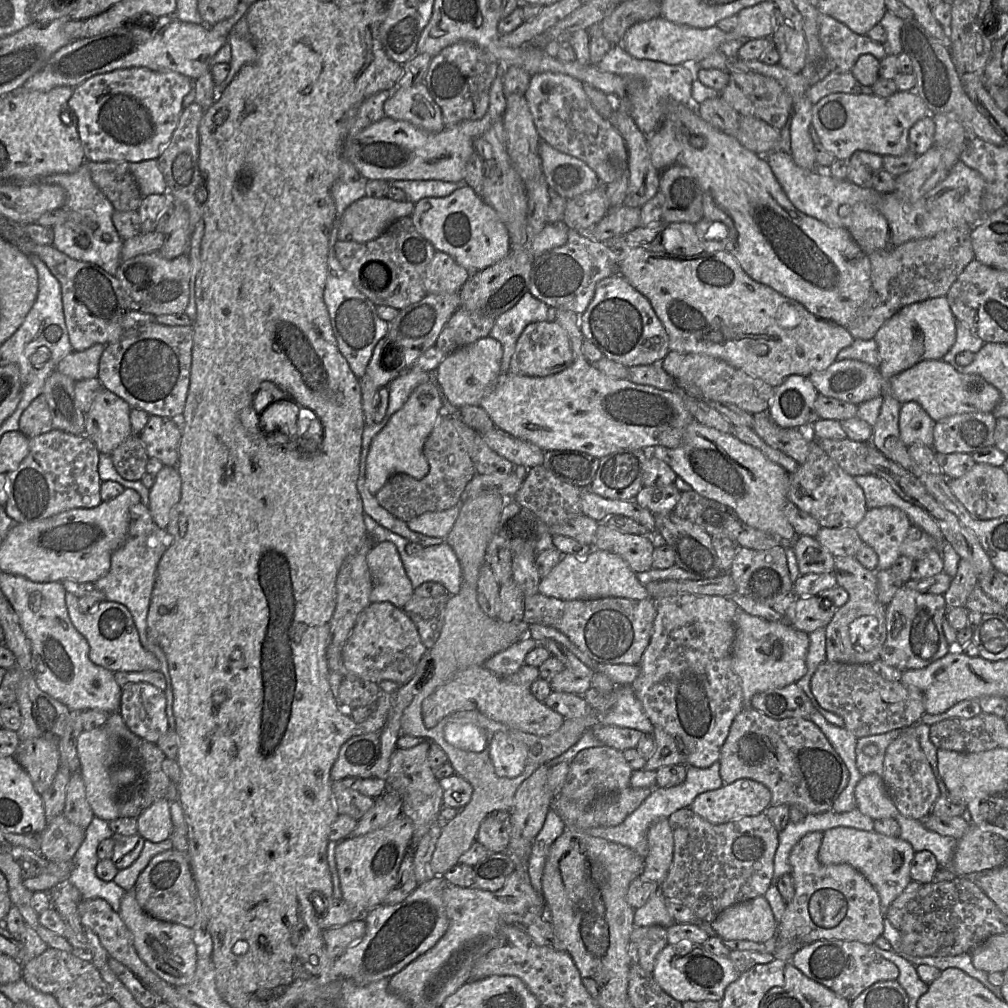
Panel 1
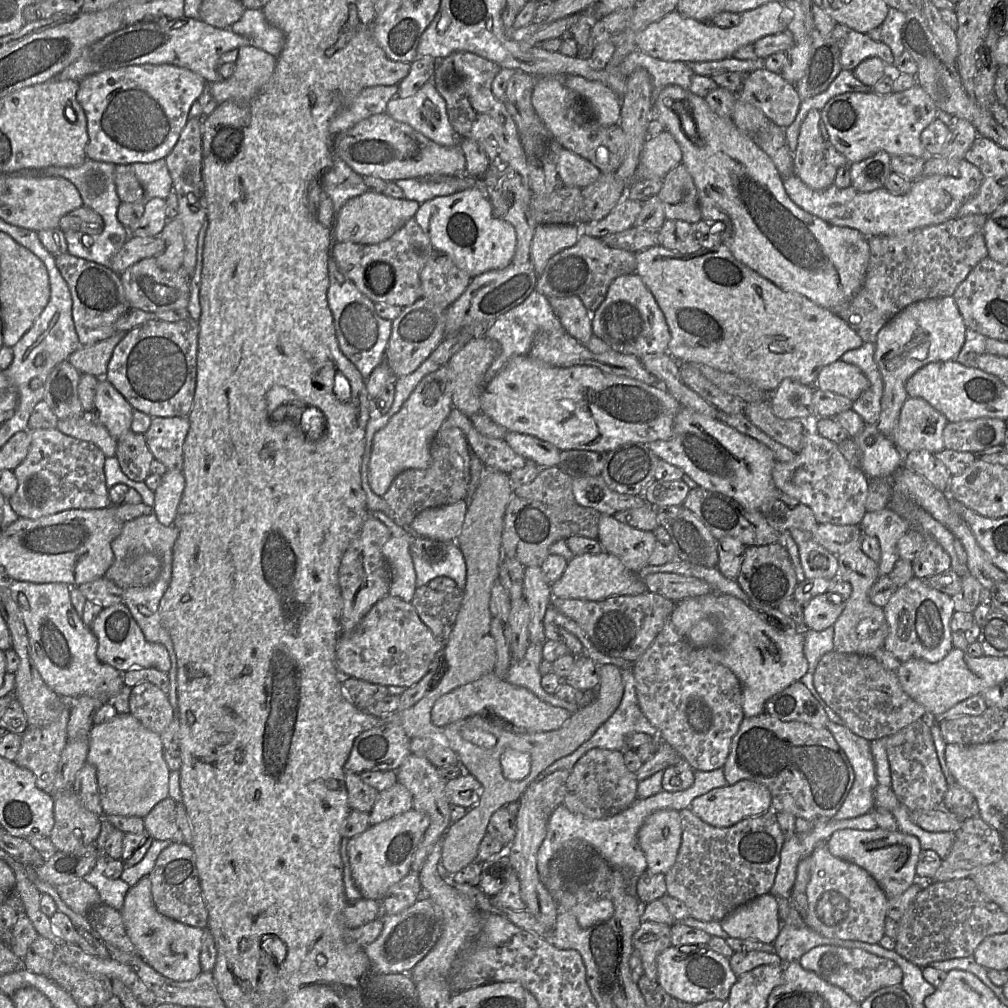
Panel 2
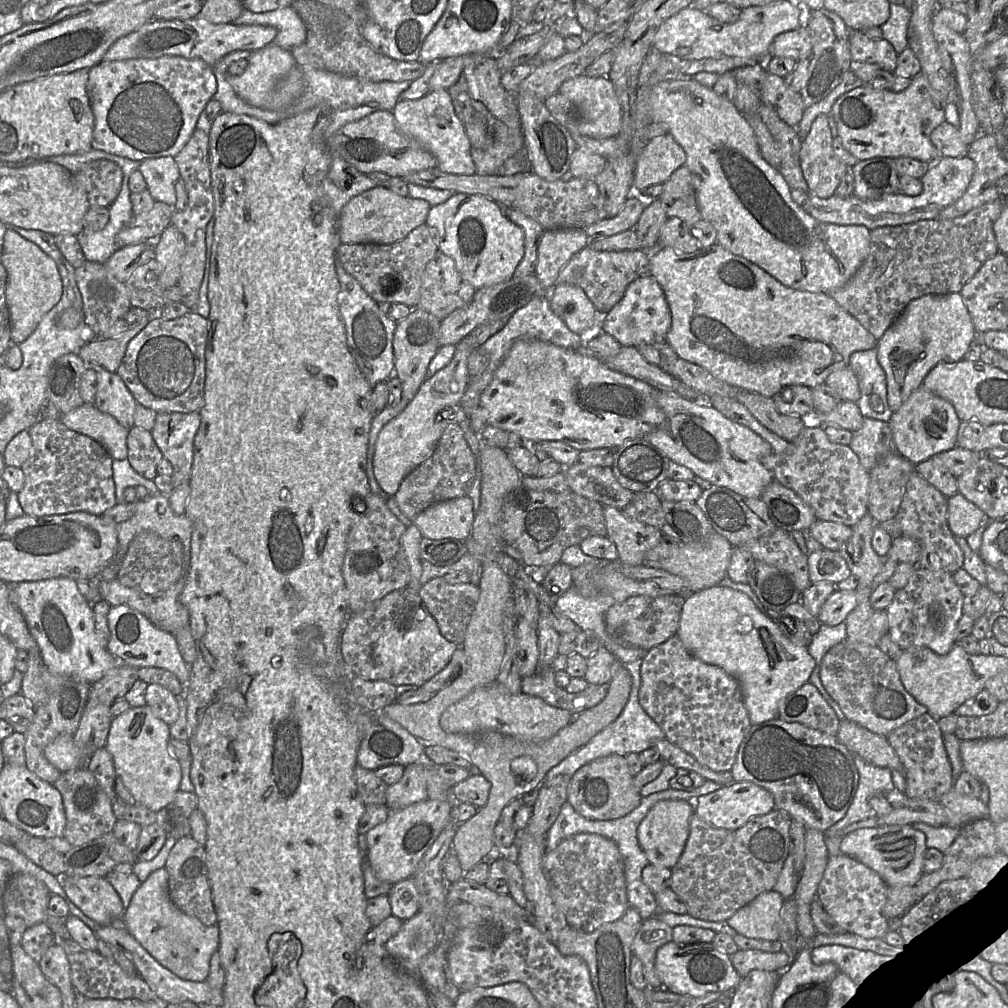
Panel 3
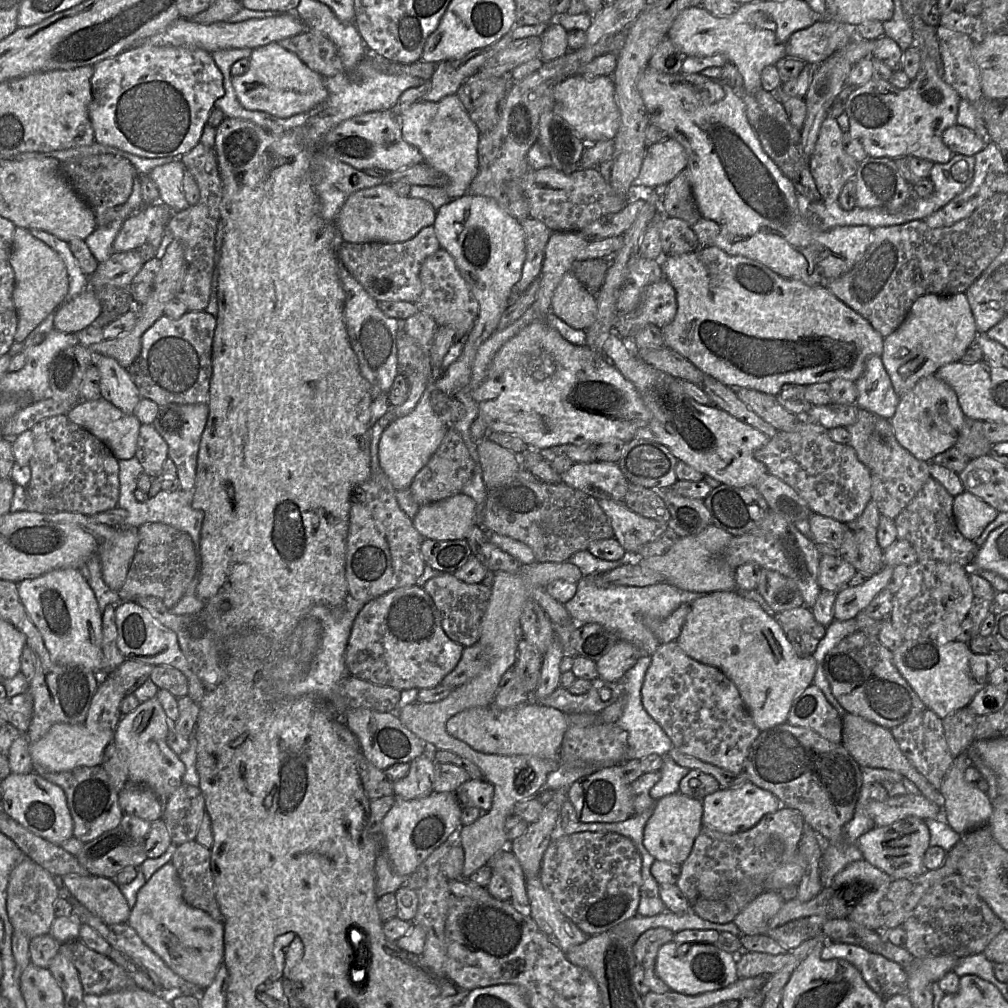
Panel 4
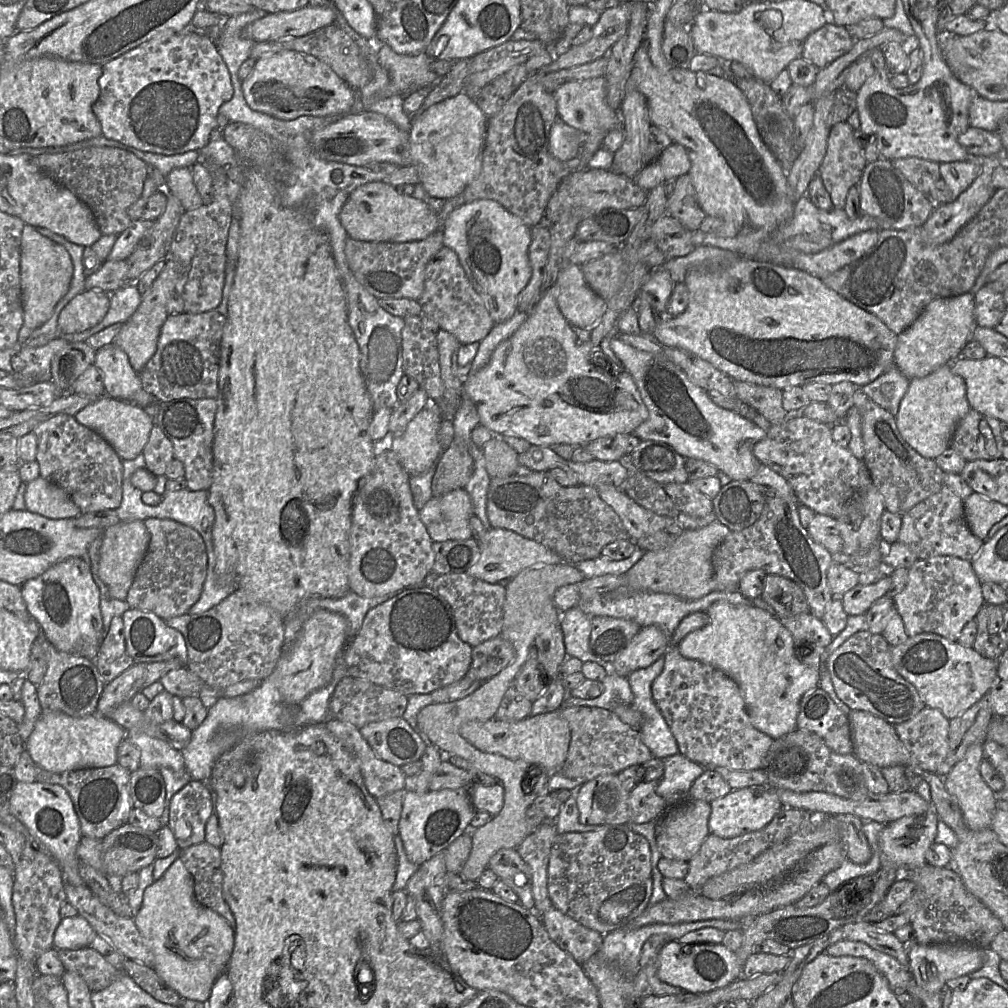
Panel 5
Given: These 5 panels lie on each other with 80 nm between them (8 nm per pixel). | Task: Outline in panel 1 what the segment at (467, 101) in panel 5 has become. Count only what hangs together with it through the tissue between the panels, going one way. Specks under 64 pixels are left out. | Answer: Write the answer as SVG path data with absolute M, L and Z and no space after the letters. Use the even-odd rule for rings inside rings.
M423 83L400 88L395 86L392 95L384 102L384 113L428 132L440 132L446 127L441 108Z

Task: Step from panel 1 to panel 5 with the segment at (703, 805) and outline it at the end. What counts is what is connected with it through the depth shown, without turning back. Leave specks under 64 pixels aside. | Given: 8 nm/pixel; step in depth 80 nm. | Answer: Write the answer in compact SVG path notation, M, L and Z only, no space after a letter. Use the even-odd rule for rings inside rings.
M765 787L732 790L724 797L710 802L710 805L709 833L726 839L762 829L784 808L777 795Z

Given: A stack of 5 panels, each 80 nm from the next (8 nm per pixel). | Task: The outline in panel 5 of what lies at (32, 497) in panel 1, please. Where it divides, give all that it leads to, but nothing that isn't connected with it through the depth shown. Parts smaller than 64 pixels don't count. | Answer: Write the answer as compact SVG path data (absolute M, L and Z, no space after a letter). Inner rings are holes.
M68 414L41 422L33 432L37 437L40 477L63 488L81 513L118 508L122 499L122 460L103 437Z

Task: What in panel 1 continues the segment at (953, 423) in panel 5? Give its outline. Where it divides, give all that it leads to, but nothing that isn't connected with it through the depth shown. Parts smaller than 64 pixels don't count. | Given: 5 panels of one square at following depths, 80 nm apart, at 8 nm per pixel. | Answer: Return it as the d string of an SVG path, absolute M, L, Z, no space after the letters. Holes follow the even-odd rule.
M915 401L901 404L899 433L901 441L908 447L912 444L933 445L933 429L936 424L928 413Z

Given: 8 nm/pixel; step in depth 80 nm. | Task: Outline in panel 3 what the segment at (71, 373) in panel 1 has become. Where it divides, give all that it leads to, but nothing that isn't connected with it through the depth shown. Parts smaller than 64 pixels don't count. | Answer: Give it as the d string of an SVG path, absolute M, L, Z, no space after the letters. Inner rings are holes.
M147 323L127 330L113 338L95 338L86 342L79 350L78 355L88 365L96 369L106 369L116 372L125 355L128 342L137 335Z

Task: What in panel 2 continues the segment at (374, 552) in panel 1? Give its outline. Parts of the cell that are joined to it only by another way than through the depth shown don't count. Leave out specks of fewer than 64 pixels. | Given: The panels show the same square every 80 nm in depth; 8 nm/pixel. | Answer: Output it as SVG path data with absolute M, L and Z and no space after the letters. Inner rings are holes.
M410 532L402 536L392 536L382 547L382 554L391 575L388 594L408 602L412 600L417 588L410 550L413 539Z

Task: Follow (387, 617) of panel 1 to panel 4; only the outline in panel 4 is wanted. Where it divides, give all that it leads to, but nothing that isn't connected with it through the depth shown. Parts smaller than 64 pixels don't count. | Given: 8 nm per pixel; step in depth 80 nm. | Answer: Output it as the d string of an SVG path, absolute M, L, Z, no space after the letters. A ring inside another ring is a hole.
M422 586L393 589L369 602L357 614L345 651L348 675L370 683L403 690L421 690L441 685L442 679L458 664L464 647L451 640L442 628L441 614Z

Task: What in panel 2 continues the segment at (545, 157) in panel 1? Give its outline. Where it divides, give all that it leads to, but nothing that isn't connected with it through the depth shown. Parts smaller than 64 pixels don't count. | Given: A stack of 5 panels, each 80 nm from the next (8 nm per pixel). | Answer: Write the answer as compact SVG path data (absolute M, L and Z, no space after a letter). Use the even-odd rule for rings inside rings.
M565 148L559 150L557 172L563 186L581 189L596 182L602 174L590 161Z

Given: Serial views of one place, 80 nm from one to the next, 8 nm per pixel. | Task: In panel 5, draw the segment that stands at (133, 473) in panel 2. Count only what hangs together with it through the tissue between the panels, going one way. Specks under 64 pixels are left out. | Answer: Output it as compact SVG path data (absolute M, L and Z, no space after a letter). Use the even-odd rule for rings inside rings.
M155 423L143 451L145 468L156 477L164 475L167 466L174 458L173 444Z

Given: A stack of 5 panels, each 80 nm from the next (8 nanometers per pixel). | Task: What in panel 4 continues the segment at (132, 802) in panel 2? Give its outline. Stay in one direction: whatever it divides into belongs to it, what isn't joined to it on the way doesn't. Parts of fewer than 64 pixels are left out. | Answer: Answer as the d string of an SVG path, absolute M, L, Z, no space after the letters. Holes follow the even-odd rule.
M153 697L141 703L130 713L121 716L113 738L113 743L126 758L128 781L147 785L161 800L169 798L182 784L185 773L184 763L166 742L172 726L170 723L161 703Z

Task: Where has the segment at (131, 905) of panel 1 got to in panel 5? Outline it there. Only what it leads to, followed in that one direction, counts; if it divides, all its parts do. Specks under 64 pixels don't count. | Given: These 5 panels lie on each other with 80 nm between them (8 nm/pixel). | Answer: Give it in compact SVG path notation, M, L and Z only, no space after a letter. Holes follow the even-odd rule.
M178 857L161 878L149 885L133 920L154 956L153 969L182 999L207 1002L214 982L226 970L235 934L215 911L200 905L194 895L194 878Z

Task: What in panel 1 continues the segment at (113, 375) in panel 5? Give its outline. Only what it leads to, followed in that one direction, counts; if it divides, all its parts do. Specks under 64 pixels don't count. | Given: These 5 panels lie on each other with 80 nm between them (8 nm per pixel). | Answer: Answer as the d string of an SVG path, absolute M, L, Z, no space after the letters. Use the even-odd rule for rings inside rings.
M102 387L85 415L85 433L100 453L112 452L133 434L130 406L119 396Z

